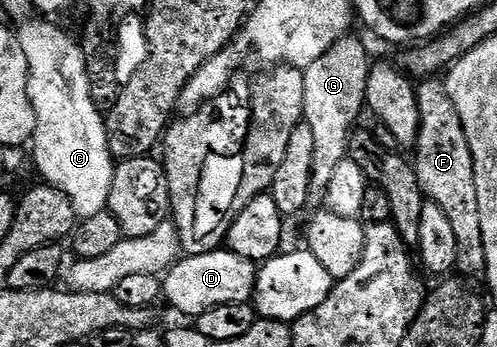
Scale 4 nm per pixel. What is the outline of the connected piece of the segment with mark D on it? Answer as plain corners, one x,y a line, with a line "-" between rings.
217,250
197,256
185,255
163,277
162,292
178,311
185,312
189,318
195,318
207,308
219,304
249,303
256,290
257,277
257,265
230,250

